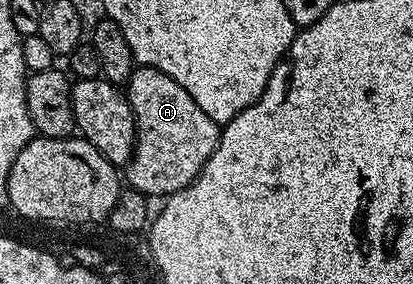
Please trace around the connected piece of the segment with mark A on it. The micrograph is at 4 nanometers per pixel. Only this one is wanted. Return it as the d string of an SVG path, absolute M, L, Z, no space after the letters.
M134 67L127 95L137 118L137 144L127 165L128 187L144 192L149 198L174 196L201 174L207 158L211 158L219 142L221 128L199 110L199 102L195 102L179 82L154 68Z

